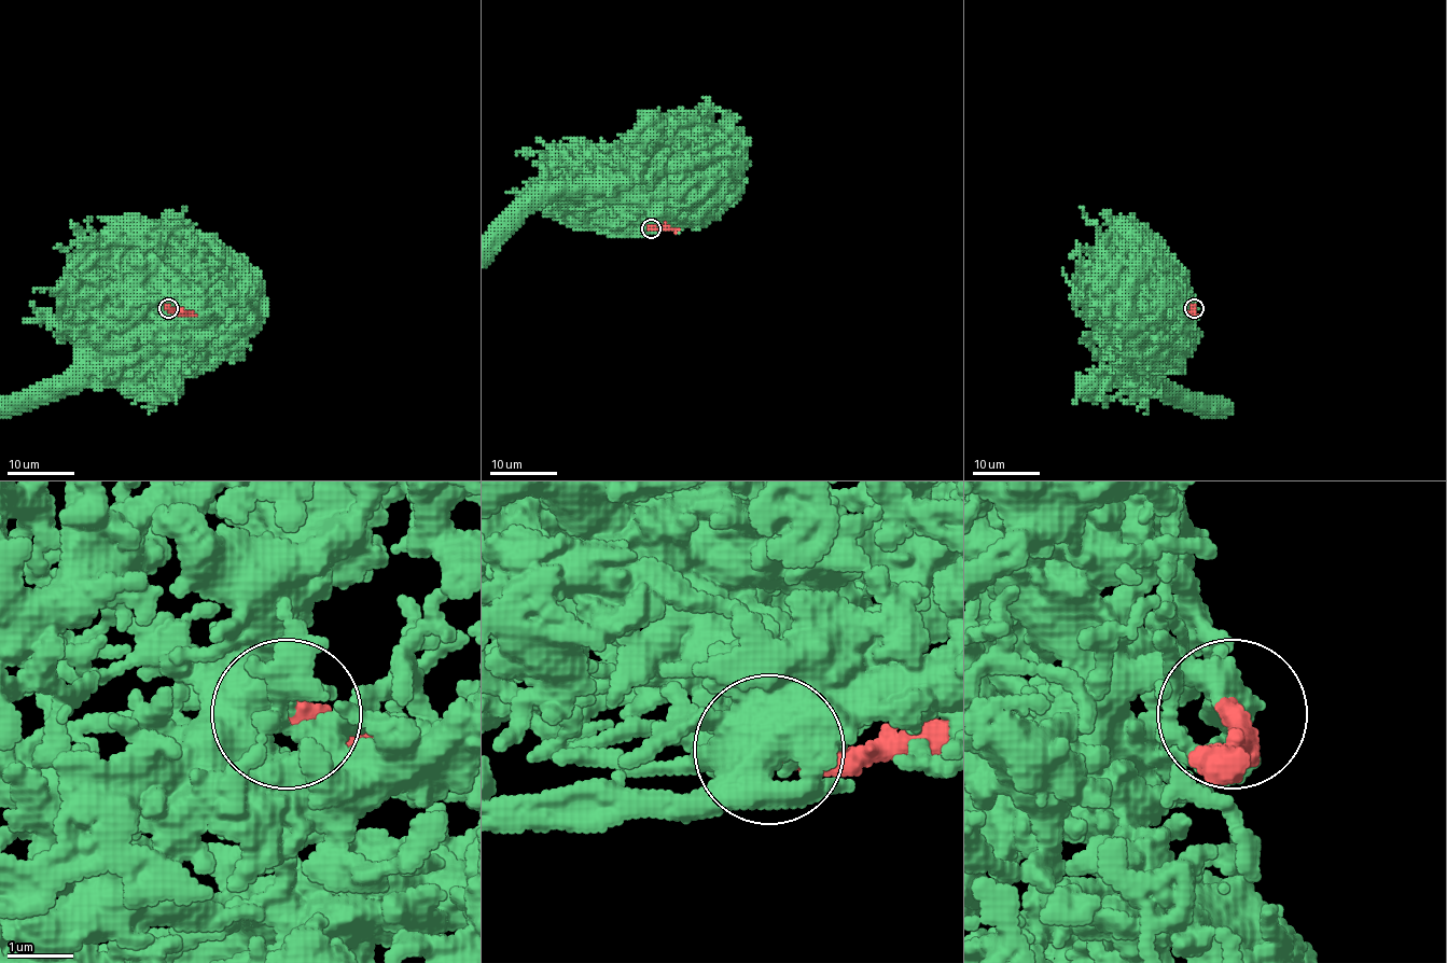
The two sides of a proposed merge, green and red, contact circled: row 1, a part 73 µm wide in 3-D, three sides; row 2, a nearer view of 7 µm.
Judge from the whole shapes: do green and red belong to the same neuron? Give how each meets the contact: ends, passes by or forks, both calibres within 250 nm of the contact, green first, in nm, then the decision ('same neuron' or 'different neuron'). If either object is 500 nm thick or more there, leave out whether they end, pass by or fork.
green passes by; red ends; calibres 360 and 440 nm; same neuron

